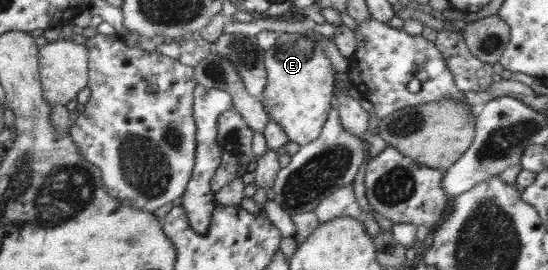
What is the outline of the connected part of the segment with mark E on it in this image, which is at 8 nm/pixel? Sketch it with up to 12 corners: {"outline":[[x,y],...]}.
{"outline":[[281,33],[261,102],[290,142],[317,140],[335,98],[326,38]]}

